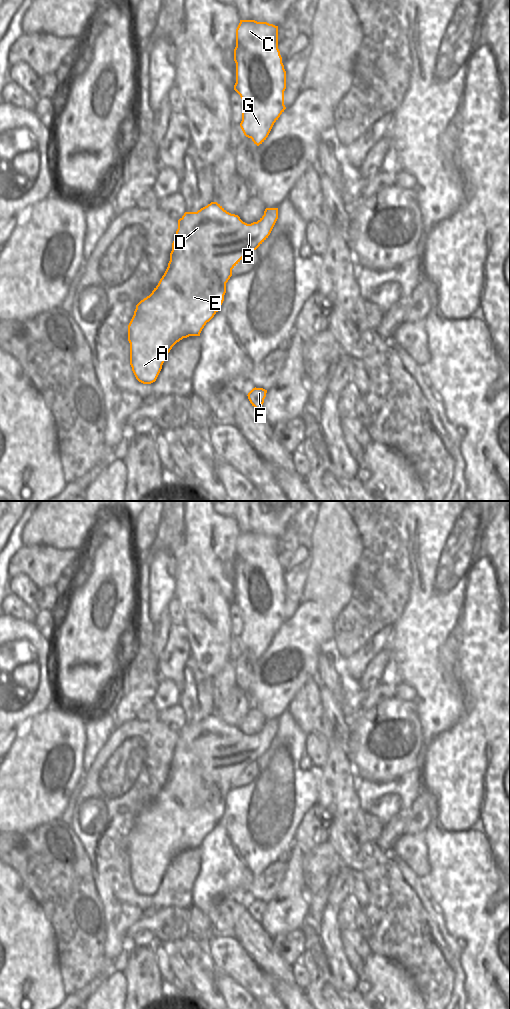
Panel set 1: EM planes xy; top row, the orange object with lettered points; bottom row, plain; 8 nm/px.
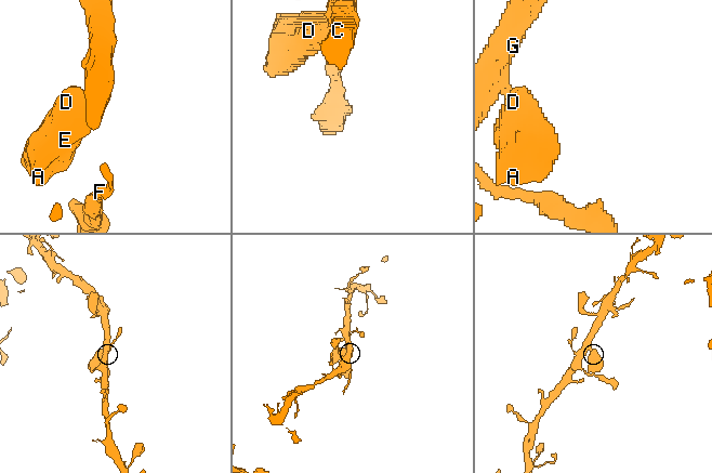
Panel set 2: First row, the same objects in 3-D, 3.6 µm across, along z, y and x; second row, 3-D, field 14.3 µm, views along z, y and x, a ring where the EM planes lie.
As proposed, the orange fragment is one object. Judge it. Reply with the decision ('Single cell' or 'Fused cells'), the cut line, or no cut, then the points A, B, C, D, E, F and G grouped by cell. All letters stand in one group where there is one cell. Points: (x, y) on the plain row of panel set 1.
Single cell. No split. Groups: A B C D E F G.

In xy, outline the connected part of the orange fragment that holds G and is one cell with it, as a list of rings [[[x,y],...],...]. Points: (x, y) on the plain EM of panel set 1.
[[[240,532],[236,541],[236,595],[234,602],[242,611],[242,633],[244,647],[259,658],[268,649],[274,635],[286,621],[284,603],[286,583],[278,561],[278,538],[255,532]]]

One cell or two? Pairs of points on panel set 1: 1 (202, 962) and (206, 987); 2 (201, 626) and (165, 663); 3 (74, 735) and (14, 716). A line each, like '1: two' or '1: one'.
1: one
2: two
3: two

